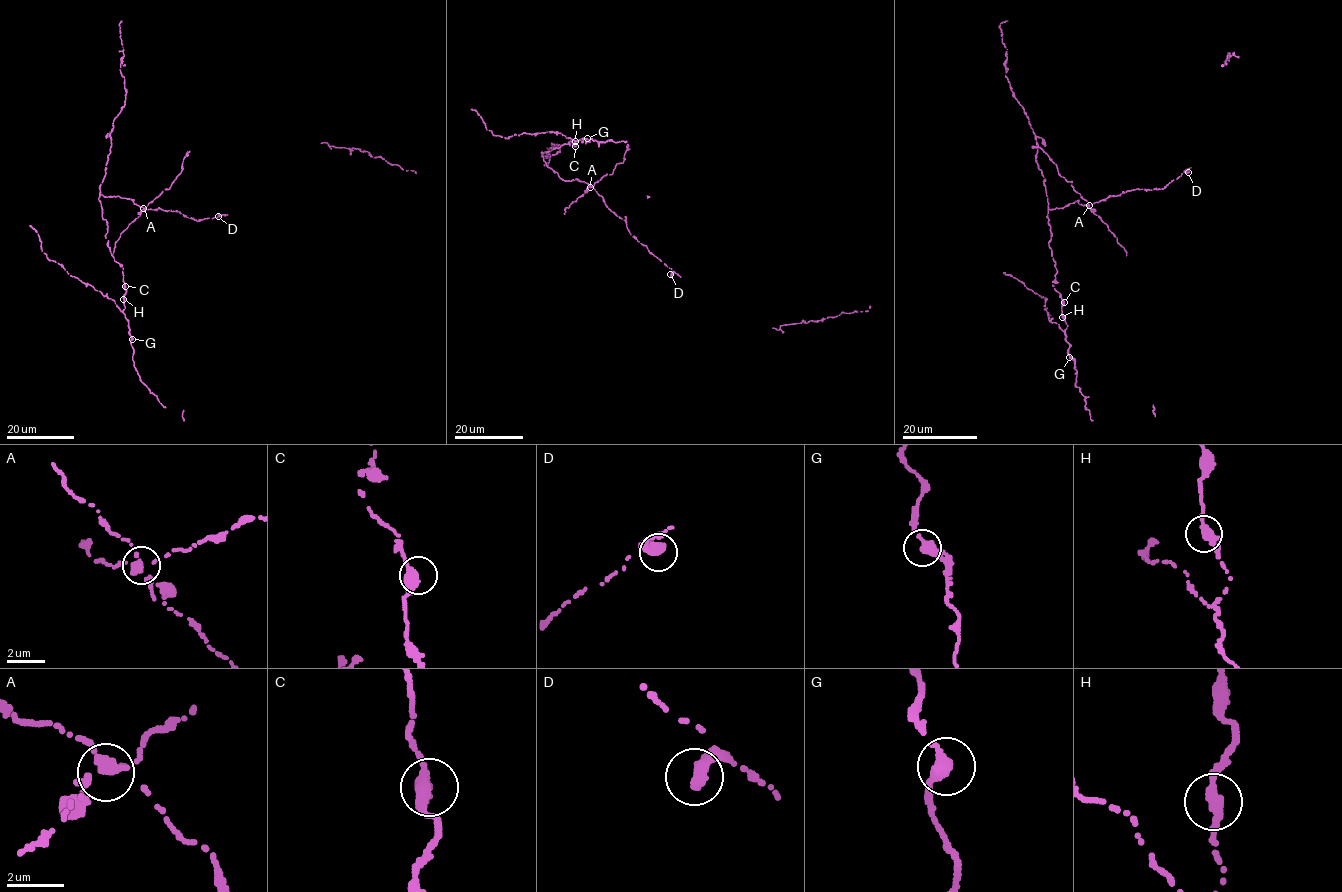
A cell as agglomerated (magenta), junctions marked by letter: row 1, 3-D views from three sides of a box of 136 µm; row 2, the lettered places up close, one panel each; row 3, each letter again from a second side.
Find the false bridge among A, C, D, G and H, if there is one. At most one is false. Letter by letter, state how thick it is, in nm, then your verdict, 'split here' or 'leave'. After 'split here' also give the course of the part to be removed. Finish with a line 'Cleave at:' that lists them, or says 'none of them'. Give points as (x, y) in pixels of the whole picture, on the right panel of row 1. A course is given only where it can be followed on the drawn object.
A: calibre 360 nm; split here; course (1089, 205), (1075, 191), (1072, 182), (1061, 176), (1056, 164), (1036, 141)
C: calibre 360 nm; leave
D: calibre 550 nm; leave
G: calibre 360 nm; leave
H: calibre 360 nm; leave
Cleave at: A

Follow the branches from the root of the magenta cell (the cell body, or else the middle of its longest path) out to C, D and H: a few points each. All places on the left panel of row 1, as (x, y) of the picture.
C: (138, 206), (130, 199), (118, 196), (101, 194), (98, 198), (107, 225), (108, 247), (123, 269), (125, 286)
D: (138, 206), (177, 211), (197, 221), (218, 216)
H: (138, 206), (118, 196), (101, 194), (98, 198), (107, 225), (108, 247), (123, 269), (123, 299)

